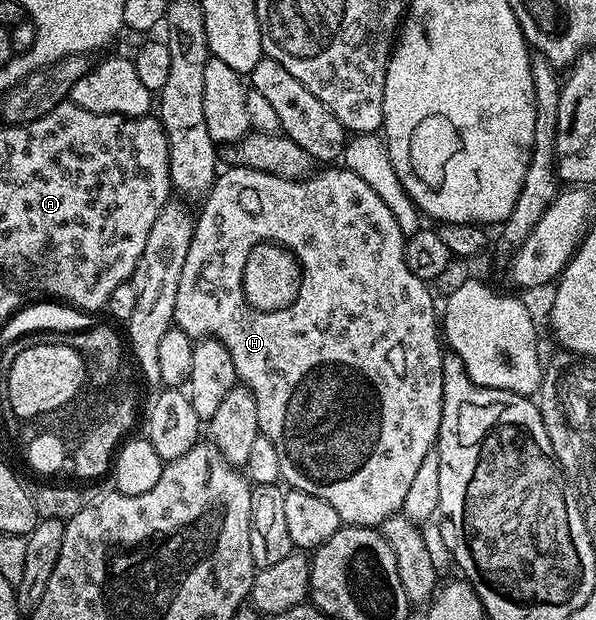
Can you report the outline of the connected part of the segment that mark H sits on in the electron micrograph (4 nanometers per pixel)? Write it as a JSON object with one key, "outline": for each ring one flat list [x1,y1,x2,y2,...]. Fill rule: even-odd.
{"outline":[[236,166,226,167,218,175,217,179,213,181,212,188,204,197,203,203,205,205,202,206,201,213,198,211,195,216,191,246,187,246,187,259,183,261,183,274,179,274,179,290,175,293,173,322,179,330,183,330,183,334,194,338,212,338,223,342,223,346,227,346,227,351,231,353,231,362,235,362,238,381,253,392,259,414,260,435,271,438,271,446,275,446,275,455,279,458,281,480,290,488,307,490,307,494,315,494,319,498,323,498,323,502,331,502,331,506,335,506,339,518,346,525,359,528,377,528,384,524,389,516,402,511,407,490,410,489,411,482,414,481,415,474,418,473,419,466,423,463,423,458,427,456,428,451,435,448,437,442,439,426,441,425,441,411,443,410,443,362,445,361,443,351,441,352,443,340,439,335,439,312,437,308,433,309,434,293,431,291,430,285,426,281,415,278,415,274,411,274,411,270,407,270,407,262,405,261,407,237,399,230,399,222,395,222,391,210,387,210,386,204,379,199,379,194,375,194,375,190,371,190,371,186,367,186,367,182,363,182,363,178,359,178,359,174,355,174,350,168,344,166,325,166,322,168,325,168,322,172,320,170,314,171,304,180,288,180,287,178,279,178,275,174]]}

